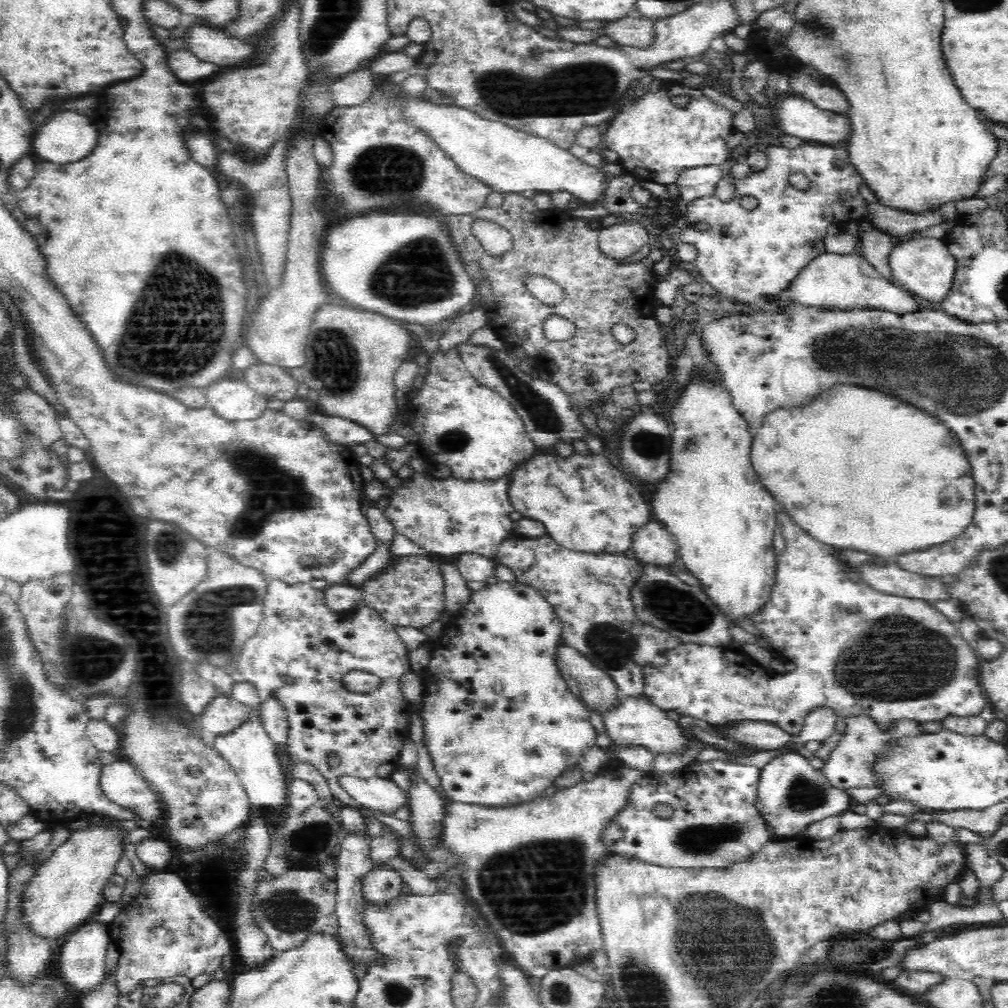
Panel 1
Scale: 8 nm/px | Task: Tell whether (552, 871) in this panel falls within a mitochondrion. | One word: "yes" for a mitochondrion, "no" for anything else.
yes

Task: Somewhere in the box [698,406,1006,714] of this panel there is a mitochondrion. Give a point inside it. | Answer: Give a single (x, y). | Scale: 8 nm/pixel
(887, 656)

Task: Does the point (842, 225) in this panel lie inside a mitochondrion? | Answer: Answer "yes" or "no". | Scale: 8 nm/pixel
no

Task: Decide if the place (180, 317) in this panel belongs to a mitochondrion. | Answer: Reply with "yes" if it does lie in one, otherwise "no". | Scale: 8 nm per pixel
yes

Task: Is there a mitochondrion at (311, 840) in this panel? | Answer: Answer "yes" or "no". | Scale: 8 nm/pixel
yes

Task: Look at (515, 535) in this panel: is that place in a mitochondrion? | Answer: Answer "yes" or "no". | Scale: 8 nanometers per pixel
no

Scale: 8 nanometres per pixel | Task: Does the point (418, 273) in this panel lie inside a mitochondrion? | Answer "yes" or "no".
yes

